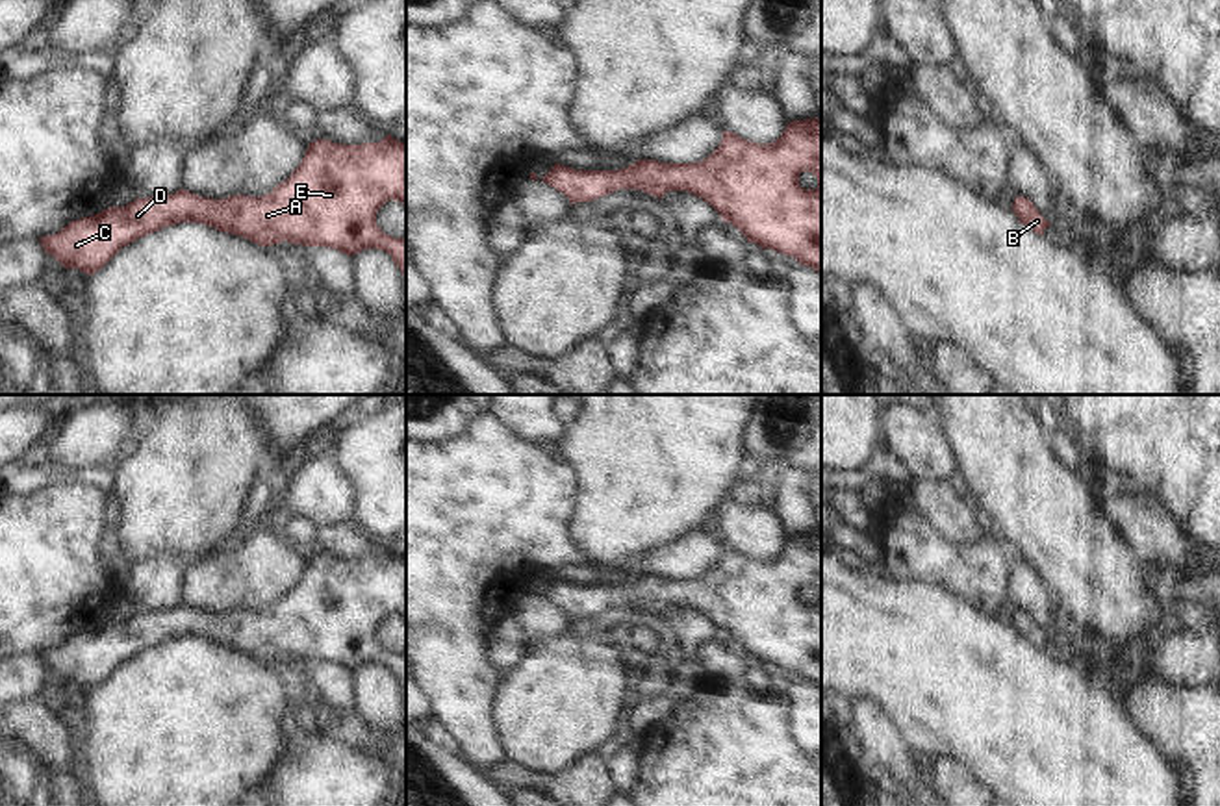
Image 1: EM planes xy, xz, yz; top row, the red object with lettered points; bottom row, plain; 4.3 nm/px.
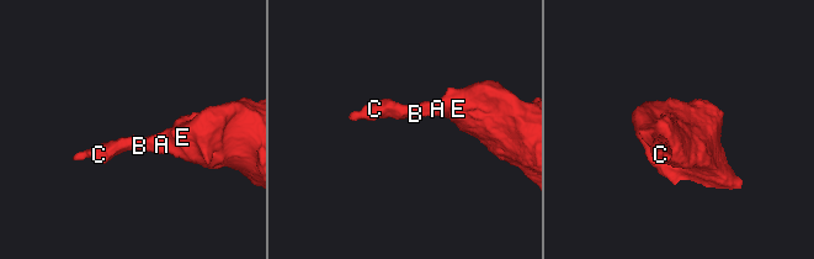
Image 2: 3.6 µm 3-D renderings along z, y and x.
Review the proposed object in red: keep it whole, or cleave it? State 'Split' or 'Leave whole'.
Leave whole.

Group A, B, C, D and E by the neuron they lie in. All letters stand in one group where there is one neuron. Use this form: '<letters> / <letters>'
A B C D E

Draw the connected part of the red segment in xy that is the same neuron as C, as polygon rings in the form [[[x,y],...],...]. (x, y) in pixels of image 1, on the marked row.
[[[389,133],[378,143],[339,145],[317,139],[308,145],[300,165],[269,195],[234,195],[228,198],[198,196],[184,187],[174,195],[135,198],[122,208],[108,208],[96,215],[70,220],[54,235],[41,237],[46,254],[65,269],[80,269],[85,274],[100,271],[122,246],[180,222],[197,222],[219,232],[245,237],[260,246],[287,241],[304,246],[336,248],[354,256],[367,248],[378,248],[391,256],[406,276],[406,237],[391,237],[376,224],[376,213],[388,200],[399,200],[406,208],[406,143]]]

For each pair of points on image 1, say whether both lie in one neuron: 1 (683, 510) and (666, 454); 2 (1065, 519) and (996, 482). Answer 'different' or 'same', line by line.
1: same
2: same

